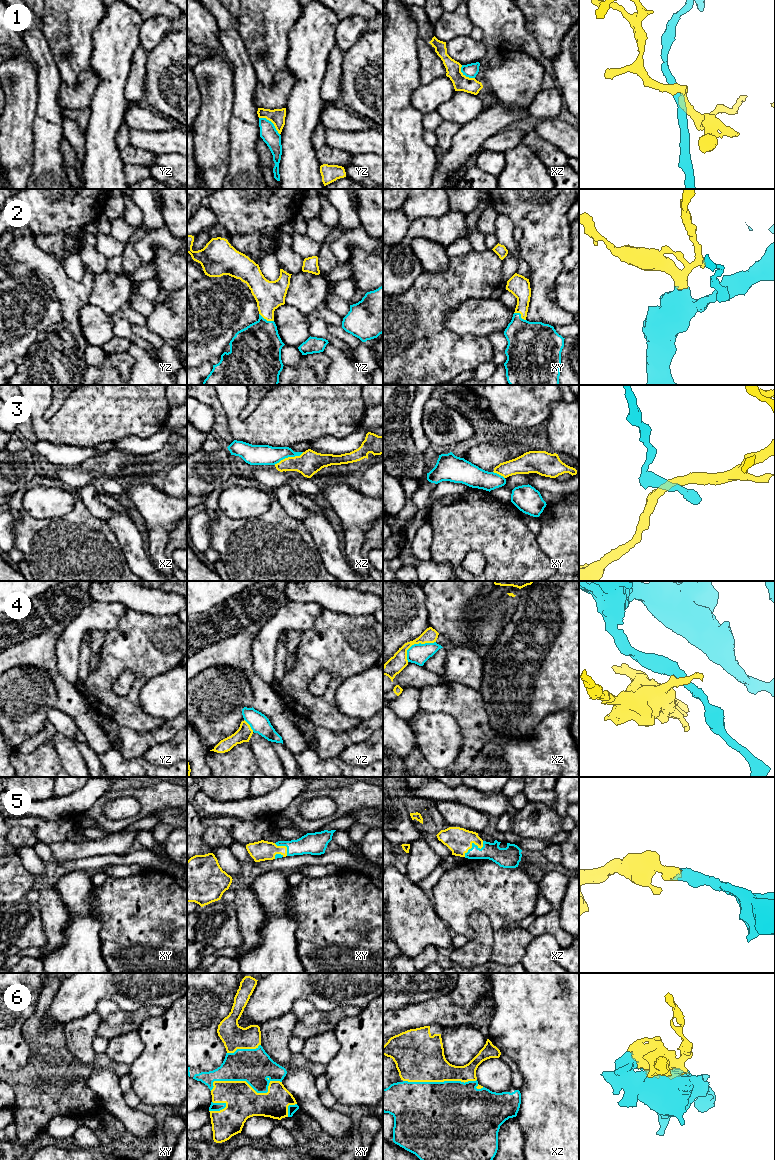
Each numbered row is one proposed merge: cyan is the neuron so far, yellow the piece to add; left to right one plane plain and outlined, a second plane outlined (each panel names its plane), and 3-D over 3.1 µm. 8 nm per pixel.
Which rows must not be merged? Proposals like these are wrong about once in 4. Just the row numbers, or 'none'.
1, 3, 4

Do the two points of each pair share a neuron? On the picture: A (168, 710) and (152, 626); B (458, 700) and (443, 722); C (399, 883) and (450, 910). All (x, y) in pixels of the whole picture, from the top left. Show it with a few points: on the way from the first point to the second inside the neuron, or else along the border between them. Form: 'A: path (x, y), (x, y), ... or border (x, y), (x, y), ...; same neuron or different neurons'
A: border (176, 665), (168, 671), (153, 676), (142, 688); different neurons
B: border (426, 710), (449, 713), (455, 719), (461, 733); different neurons
C: border (432, 901), (436, 915), (443, 922); different neurons

